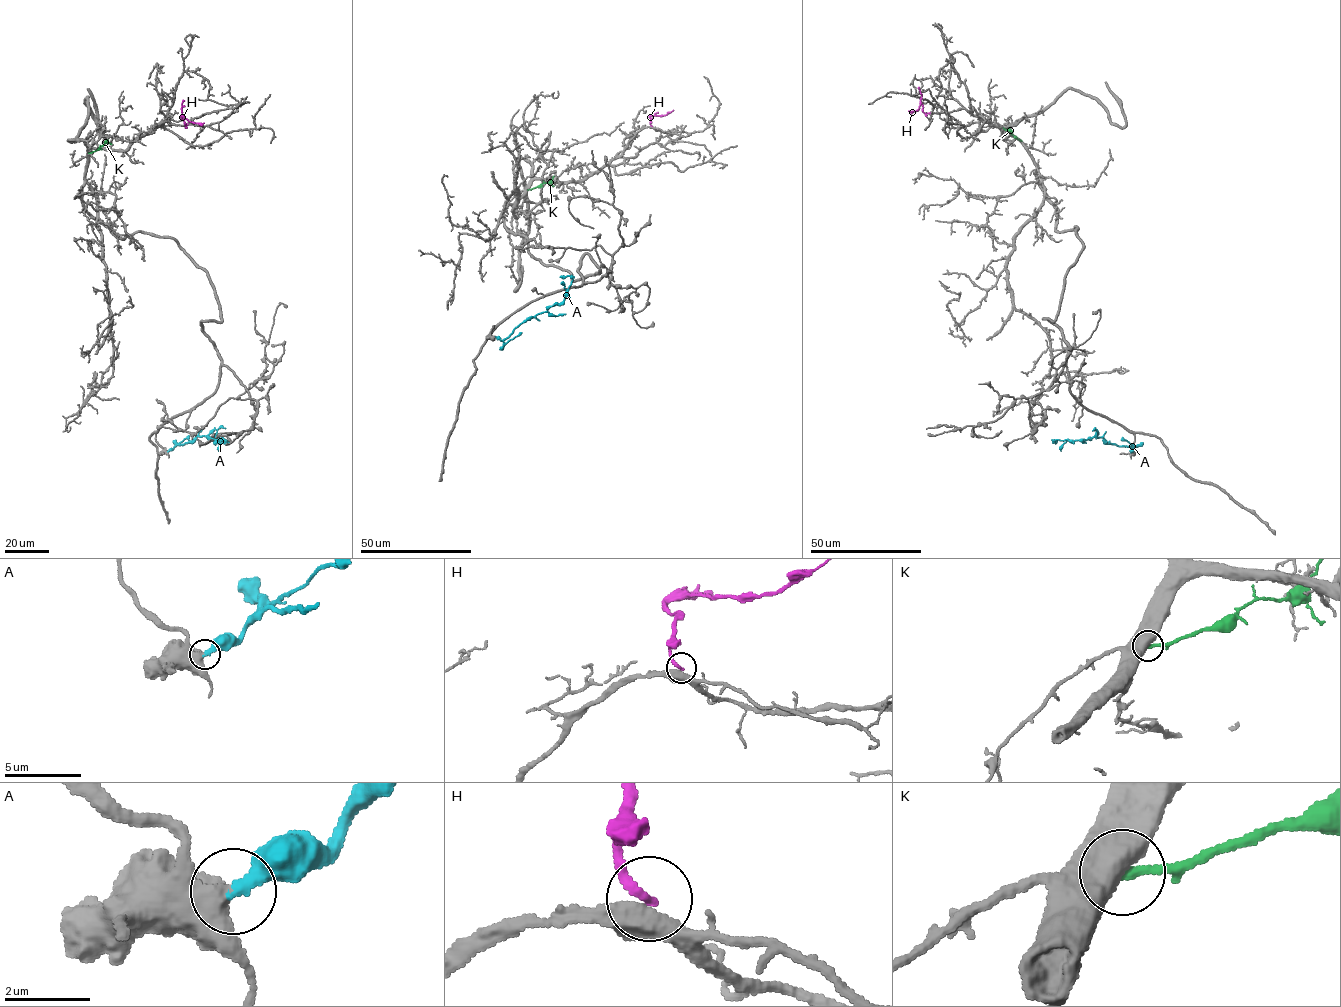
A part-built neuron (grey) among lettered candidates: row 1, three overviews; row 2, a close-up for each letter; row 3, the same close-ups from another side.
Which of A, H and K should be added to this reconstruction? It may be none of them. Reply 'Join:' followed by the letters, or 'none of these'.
Join: A

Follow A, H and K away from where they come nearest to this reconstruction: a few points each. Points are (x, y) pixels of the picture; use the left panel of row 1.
A: (168, 451), (178, 444), (190, 442), (197, 436), (225, 440), (213, 443)
H: (187, 124), (185, 125), (181, 117), (189, 121), (204, 122)
K: (89, 153), (97, 150), (107, 140)

